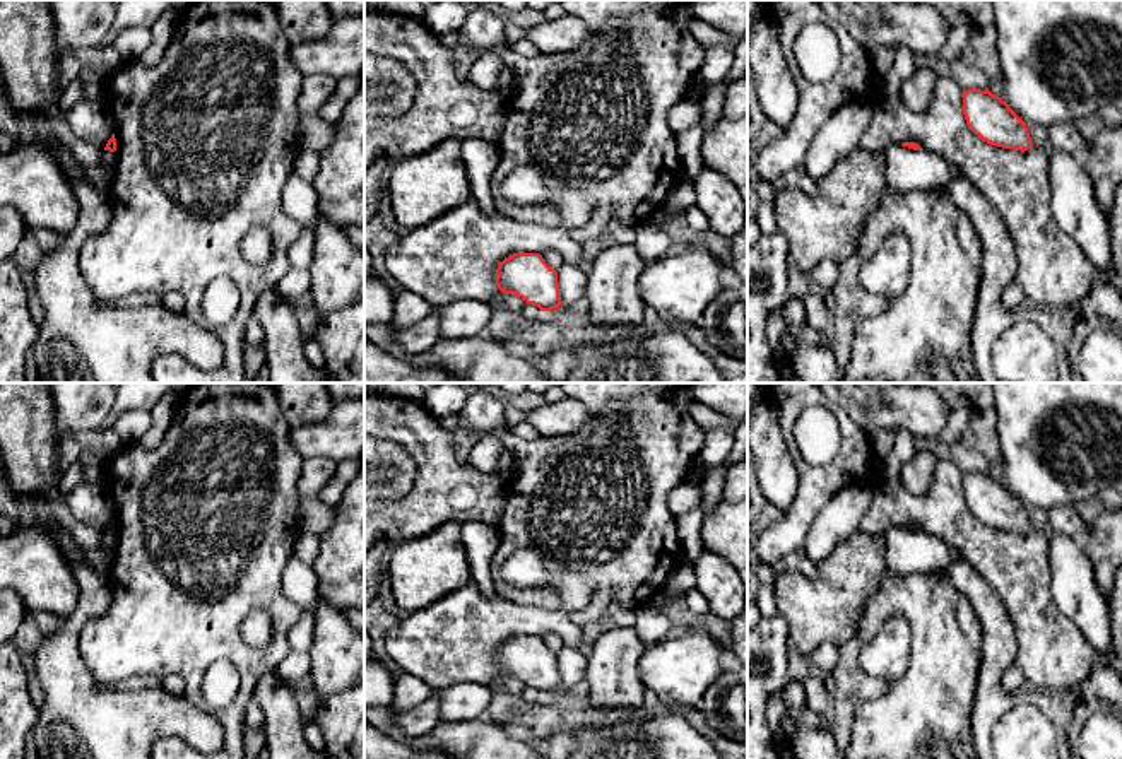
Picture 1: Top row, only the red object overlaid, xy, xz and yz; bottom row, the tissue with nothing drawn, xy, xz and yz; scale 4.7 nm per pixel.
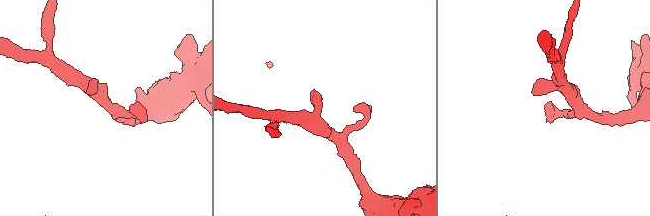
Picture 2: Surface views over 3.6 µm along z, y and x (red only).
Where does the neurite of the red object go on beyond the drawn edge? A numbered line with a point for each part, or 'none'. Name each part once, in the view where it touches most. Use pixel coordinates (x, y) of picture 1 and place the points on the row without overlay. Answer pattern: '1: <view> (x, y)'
none

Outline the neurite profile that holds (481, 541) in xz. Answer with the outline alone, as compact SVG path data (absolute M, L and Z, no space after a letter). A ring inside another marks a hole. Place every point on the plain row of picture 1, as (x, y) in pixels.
M465 521L460 523L460 538L465 547L472 580L484 597L494 597L491 561L499 547L498 527L481 521Z

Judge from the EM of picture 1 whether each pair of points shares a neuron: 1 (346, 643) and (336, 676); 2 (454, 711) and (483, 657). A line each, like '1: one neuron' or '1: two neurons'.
1: one neuron
2: two neurons

